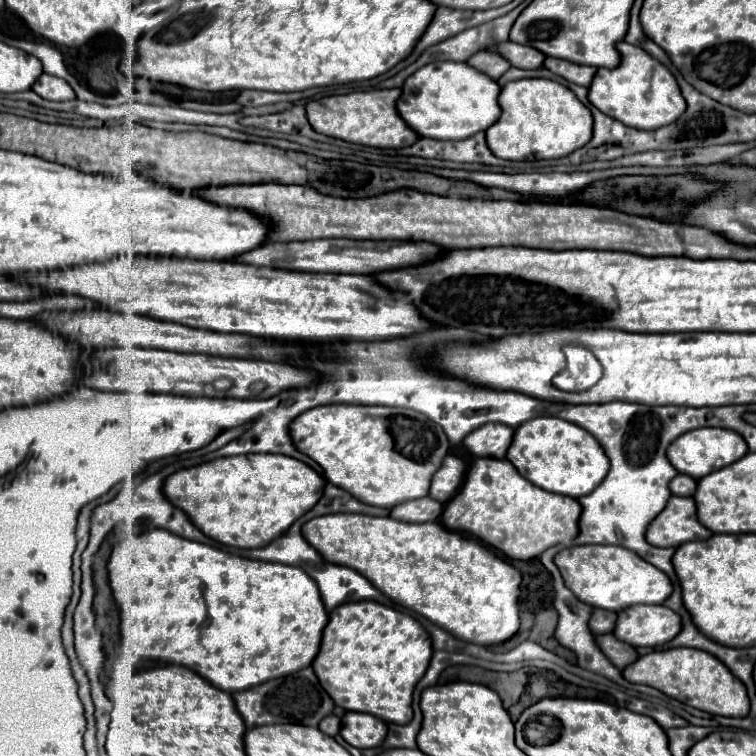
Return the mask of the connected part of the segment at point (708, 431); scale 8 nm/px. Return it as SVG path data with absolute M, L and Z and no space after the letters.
M697 428L697 430L685 432L677 440L673 440L671 446L667 448L667 458L669 458L671 466L679 474L687 474L695 480L707 476L713 470L733 464L735 460L743 458L745 454L747 454L747 442L737 432L725 430L725 428Z

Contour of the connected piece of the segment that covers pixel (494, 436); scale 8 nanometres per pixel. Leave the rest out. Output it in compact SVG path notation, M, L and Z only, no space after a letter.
M485 424L471 432L471 436L463 438L463 446L475 456L491 456L505 458L507 448L513 440L513 428L505 424Z

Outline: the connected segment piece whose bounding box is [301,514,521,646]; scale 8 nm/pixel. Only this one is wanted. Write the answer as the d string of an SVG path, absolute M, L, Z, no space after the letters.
M327 514L305 522L301 532L303 538L327 562L361 572L379 592L383 592L395 604L421 614L457 640L491 646L509 640L519 630L517 598L521 574L505 560L495 558L483 550L483 546L477 542L447 530L439 522L407 524L393 518L377 518L367 514Z

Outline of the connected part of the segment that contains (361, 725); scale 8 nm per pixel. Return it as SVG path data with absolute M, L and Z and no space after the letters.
M347 712L341 724L341 736L355 748L379 748L385 740L387 724L377 716L363 712Z

